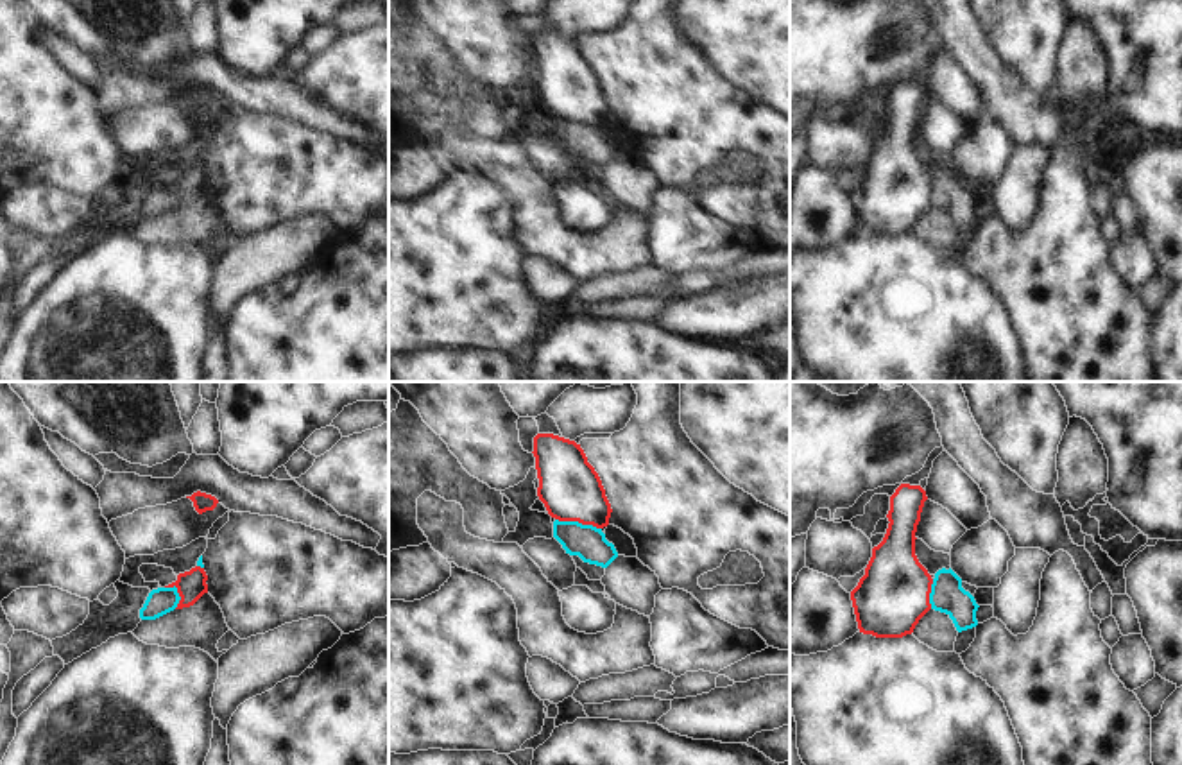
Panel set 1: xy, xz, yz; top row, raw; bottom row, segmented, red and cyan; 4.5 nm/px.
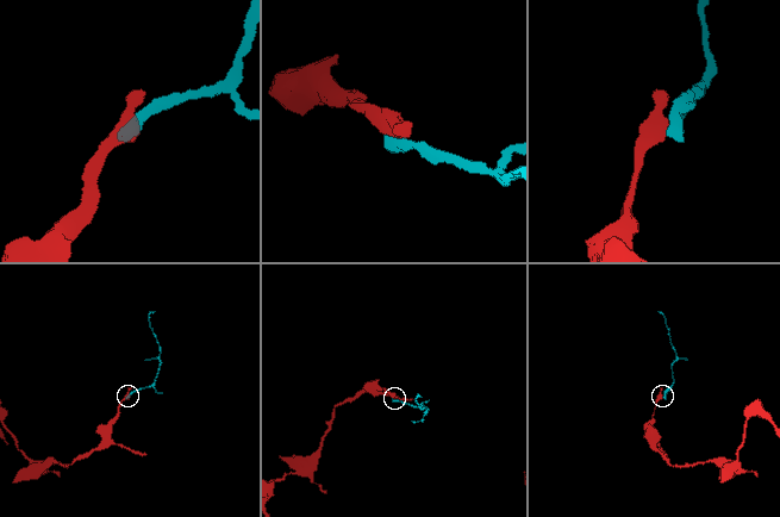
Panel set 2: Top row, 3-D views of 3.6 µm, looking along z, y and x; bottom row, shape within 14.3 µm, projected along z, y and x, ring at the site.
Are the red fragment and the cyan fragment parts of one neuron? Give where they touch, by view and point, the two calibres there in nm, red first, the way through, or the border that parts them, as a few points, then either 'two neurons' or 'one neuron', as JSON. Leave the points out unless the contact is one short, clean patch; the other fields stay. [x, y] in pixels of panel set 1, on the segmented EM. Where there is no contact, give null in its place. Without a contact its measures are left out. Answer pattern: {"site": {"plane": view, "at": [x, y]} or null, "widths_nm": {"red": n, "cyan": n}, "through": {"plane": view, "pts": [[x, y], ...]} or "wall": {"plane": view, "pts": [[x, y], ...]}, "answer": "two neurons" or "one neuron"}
{"site": {"plane": "xz", "at": [579, 522]}, "widths_nm": {"red": 280, "cyan": 150}, "wall": {"plane": "xz", "pts": [[556, 518], [591, 524], [600, 529]]}, "answer": "two neurons"}

